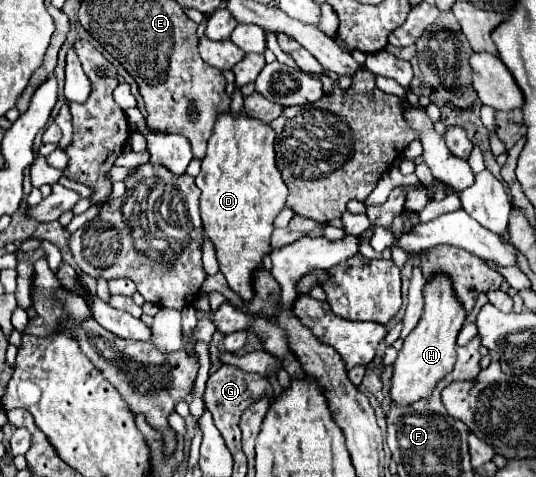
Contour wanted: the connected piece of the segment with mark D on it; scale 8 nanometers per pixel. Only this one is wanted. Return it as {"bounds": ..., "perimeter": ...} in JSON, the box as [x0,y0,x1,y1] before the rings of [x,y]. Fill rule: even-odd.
{"bounds":[195,112,287,302],"perimeter":[[[241,112],[239,118],[233,114],[221,114],[215,122],[213,136],[209,138],[207,154],[201,164],[201,172],[195,178],[197,188],[201,190],[199,198],[199,210],[201,210],[201,222],[203,232],[211,240],[215,248],[215,256],[219,262],[219,270],[229,282],[229,288],[239,294],[245,302],[253,300],[255,288],[253,288],[253,274],[257,268],[263,266],[263,258],[271,254],[271,232],[273,222],[277,214],[283,210],[287,202],[287,186],[275,166],[275,150],[273,150],[273,130],[269,124],[259,124],[259,120],[253,120]]]}

